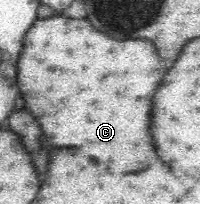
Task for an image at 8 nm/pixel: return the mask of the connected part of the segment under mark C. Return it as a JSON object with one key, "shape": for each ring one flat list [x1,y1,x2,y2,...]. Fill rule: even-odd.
{"shape":[[53,16,53,18,47,18,47,20,37,20,27,38,25,38,25,44,23,44,23,52,21,52,21,58,19,58,19,88,25,98,25,106,27,110,39,120,41,124,41,130,45,132,47,140,51,146,57,146,57,148,85,148,89,146,89,154,93,154,93,158,99,162,99,164,105,164,109,170,113,172,139,172,139,170,145,170,145,166,149,164,149,152,153,152,153,138,151,138,151,132,149,132,149,122,151,122,151,100,153,100,153,94,155,90,161,86,161,80,165,76,165,72,169,70,167,64,163,64,163,60,157,56,157,50,155,46,149,42,149,40,115,40,115,38,109,38,105,34,101,34,99,30,95,30,87,20,71,20,71,18,65,18,65,16]]}

